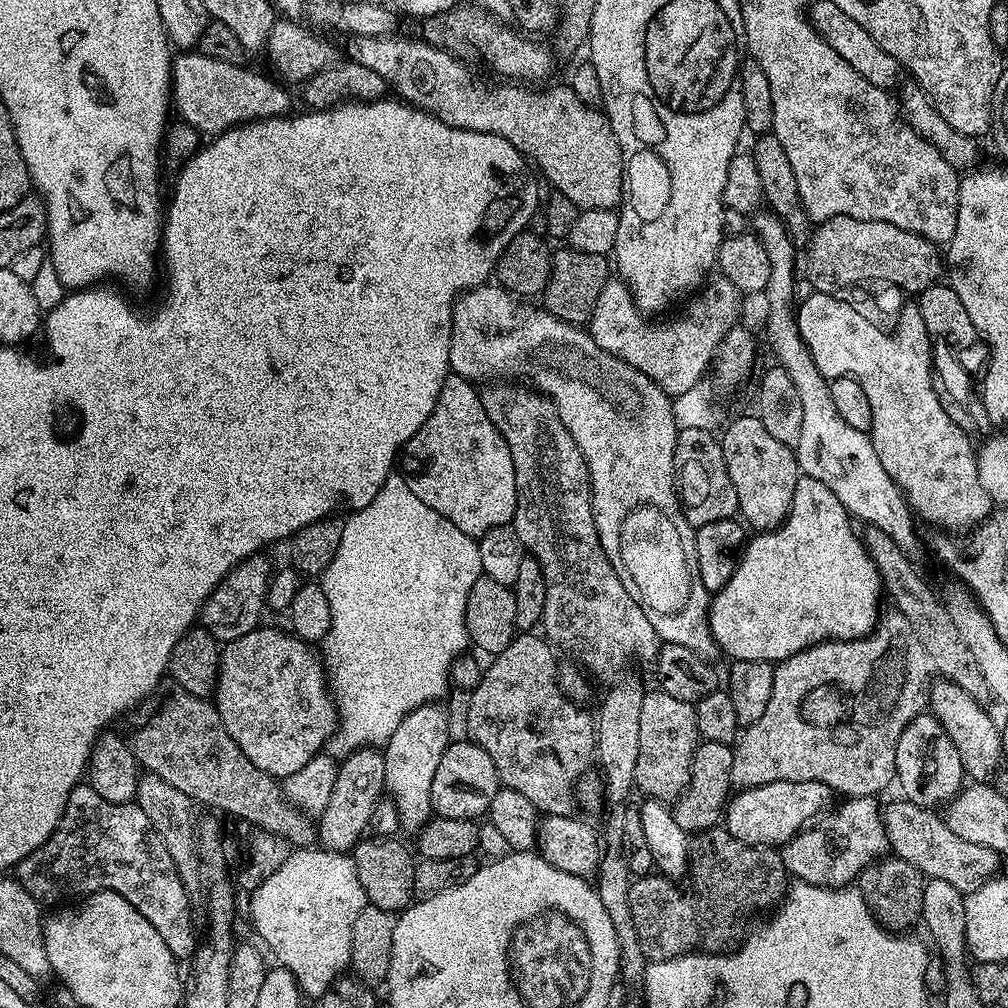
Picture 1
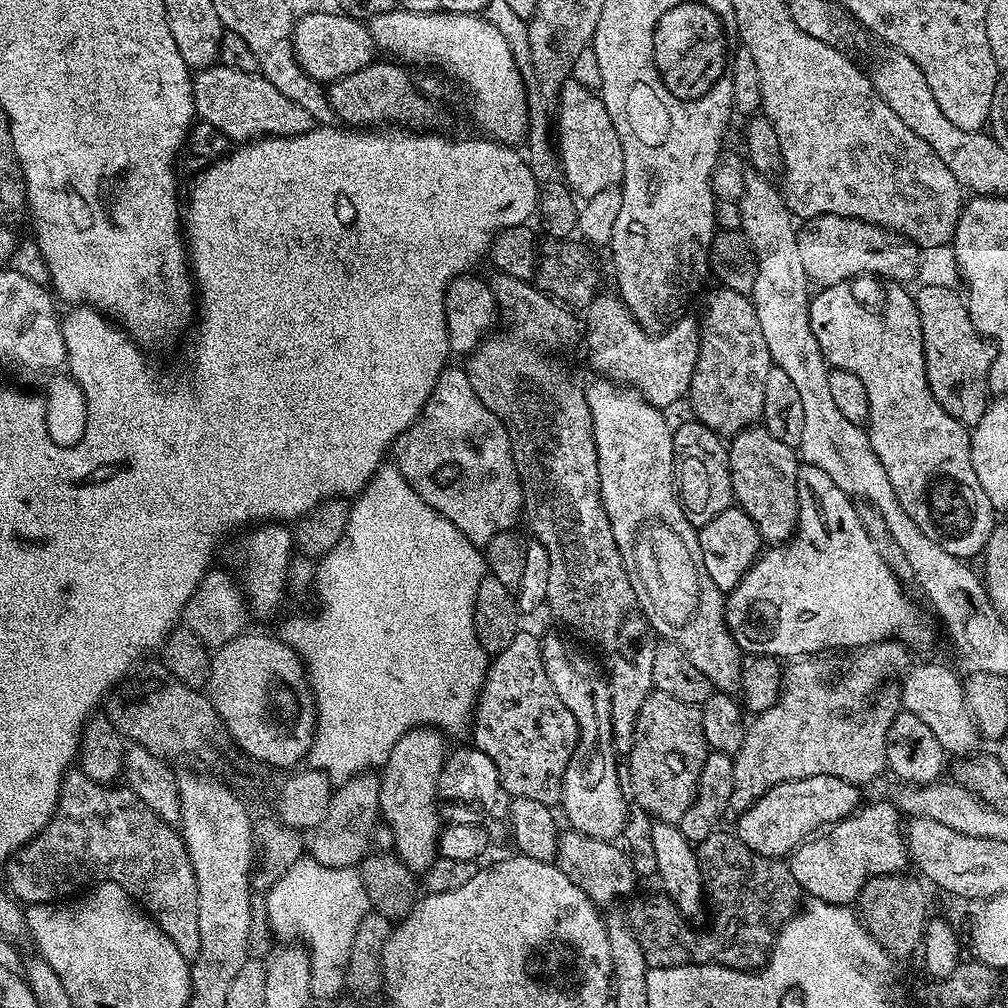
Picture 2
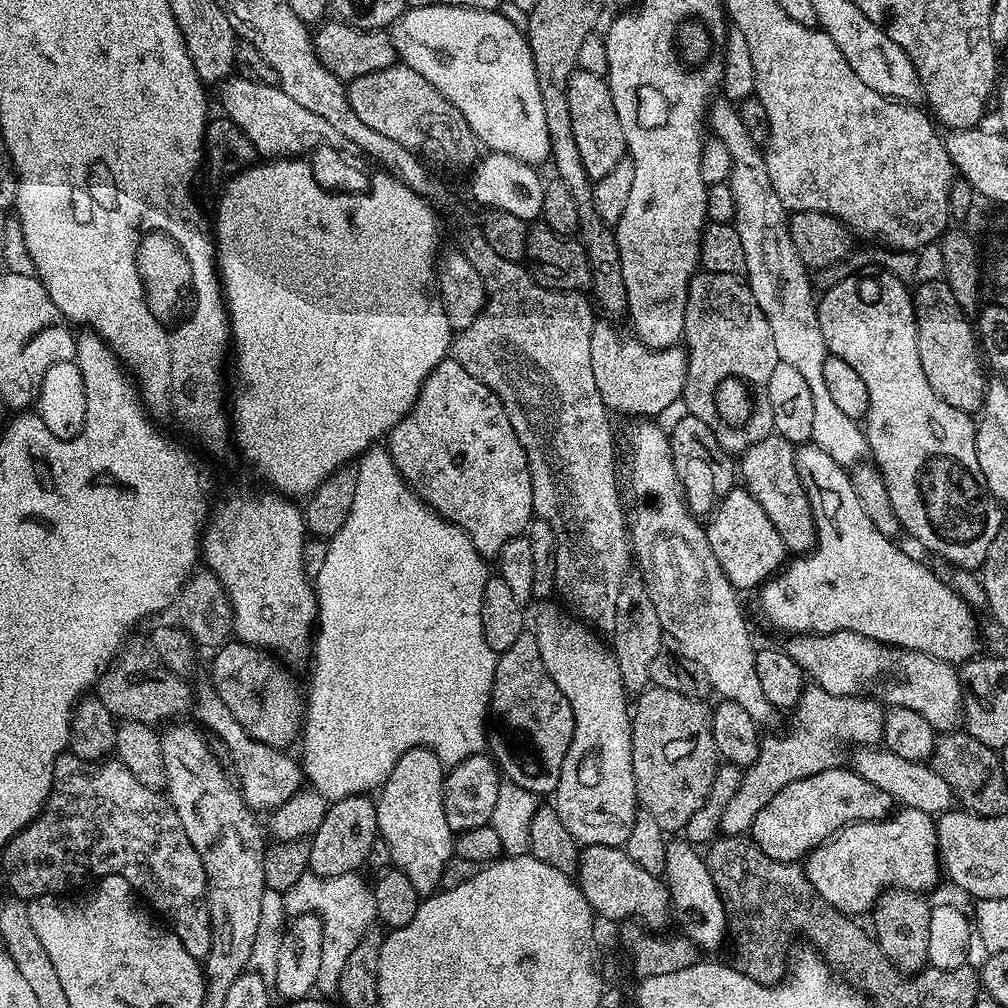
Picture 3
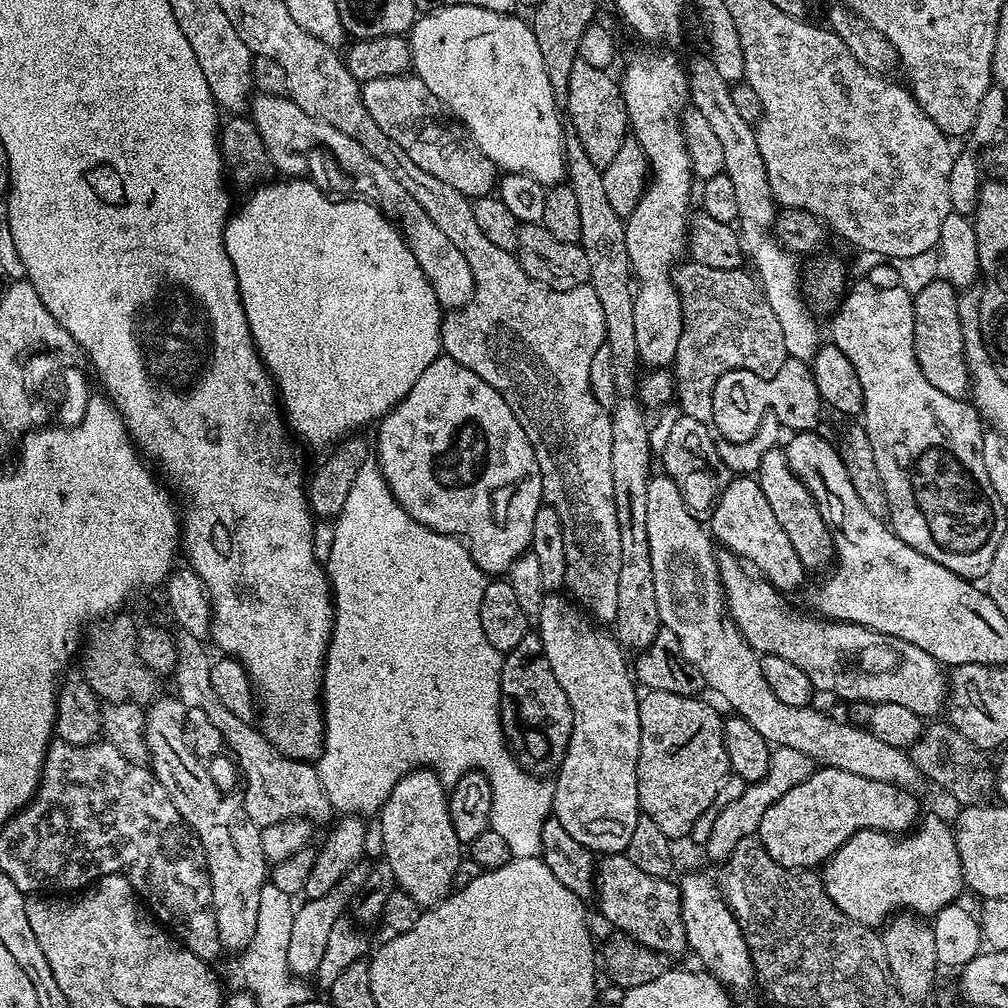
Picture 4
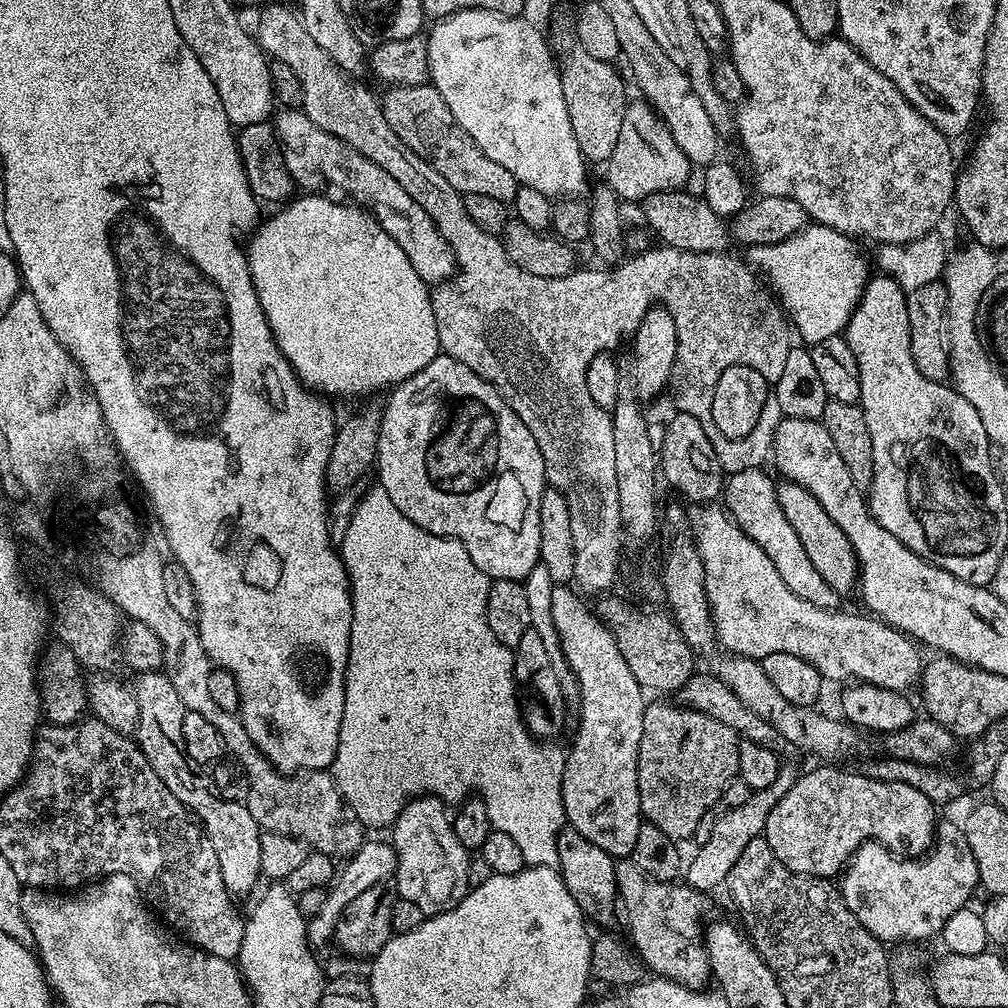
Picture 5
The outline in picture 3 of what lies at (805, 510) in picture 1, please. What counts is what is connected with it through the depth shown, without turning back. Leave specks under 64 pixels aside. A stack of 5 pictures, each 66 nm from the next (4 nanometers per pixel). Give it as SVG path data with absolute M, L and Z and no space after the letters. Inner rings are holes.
M811 442L796 448L798 478L806 490L812 517L816 520L816 545L812 551L797 555L779 572L759 585L760 612L783 634L825 636L835 632L862 634L880 644L905 648L945 660L959 666L977 655L980 640L968 617L969 605L947 583L944 584L924 564L907 556L889 537L874 530L874 522L862 510L858 494L854 494L851 475L826 450Z

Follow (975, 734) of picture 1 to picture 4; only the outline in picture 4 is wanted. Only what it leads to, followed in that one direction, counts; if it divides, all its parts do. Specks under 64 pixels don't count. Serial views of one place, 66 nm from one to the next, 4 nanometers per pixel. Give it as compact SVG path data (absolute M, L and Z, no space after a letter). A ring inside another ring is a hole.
M724 550L718 559L727 615L754 651L794 662L810 678L817 693L829 692L851 702L894 702L922 718L941 715L946 704L946 672L926 650L861 624L844 624L816 614L803 616L784 601L785 593L745 567L739 556Z

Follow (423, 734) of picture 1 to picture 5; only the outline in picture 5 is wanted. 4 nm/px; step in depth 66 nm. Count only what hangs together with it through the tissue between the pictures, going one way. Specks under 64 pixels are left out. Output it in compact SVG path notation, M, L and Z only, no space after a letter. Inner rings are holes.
M417 796L405 804L398 818L390 825L390 843L396 852L394 881L397 897L414 902L425 917L437 916L462 902L469 892L469 849L454 838L454 830L445 801L437 796Z

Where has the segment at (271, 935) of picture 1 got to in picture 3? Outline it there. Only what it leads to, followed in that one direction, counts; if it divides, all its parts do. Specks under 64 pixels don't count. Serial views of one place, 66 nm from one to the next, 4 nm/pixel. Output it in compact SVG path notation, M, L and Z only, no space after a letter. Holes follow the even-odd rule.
M307 872L284 894L285 911L289 915L315 914L323 923L321 969L316 988L324 996L339 991L342 969L351 951L377 921L377 903L374 902L372 887L360 877L359 873L351 873L322 879Z

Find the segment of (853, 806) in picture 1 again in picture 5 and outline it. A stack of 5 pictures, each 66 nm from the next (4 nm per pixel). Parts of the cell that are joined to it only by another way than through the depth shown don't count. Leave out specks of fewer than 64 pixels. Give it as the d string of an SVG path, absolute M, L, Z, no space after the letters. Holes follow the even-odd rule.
M941 819L936 826L936 838L932 841L931 849L922 856L905 858L884 848L876 840L868 840L862 845L852 859L848 861L838 880L840 896L846 902L850 914L870 930L882 942L888 940L904 940L900 942L920 942L939 937L950 914L958 914L969 903L968 900L975 894L980 884L977 863L974 862L974 852L966 842L966 834L959 823Z

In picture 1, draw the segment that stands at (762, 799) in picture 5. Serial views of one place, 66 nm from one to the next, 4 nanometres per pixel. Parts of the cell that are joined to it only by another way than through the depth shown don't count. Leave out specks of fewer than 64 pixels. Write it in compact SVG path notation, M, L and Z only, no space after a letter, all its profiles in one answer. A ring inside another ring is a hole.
M895 610L890 614L881 615L872 633L857 640L826 640L822 644L815 644L791 656L779 661L774 667L774 690L770 690L770 703L762 718L758 722L747 725L739 733L738 739L732 749L732 782L737 789L757 788L766 786L766 782L822 782L833 793L844 798L854 796L879 797L880 791L896 780L896 751L898 750L898 738L902 736L902 730L914 717L925 711L926 701L930 696L930 665L926 654L922 650L922 642L918 642L918 634L914 634L914 626L906 617Z

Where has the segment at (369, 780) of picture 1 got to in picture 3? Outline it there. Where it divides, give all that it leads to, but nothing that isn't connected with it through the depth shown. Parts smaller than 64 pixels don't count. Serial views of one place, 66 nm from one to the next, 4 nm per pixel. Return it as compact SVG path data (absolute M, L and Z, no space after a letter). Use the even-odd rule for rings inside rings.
M361 794L333 801L322 825L311 837L309 873L322 879L357 873L365 865L377 837L377 810L371 797Z

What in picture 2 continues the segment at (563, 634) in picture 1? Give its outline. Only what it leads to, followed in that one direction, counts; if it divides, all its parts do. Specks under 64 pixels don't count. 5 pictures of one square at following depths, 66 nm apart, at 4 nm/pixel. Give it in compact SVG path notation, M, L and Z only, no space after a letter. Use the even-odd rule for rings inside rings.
M496 274L491 277L490 283L492 293L496 299L496 307L498 309L499 319L504 320L504 332L497 331L495 334L489 335L481 340L479 346L467 357L466 371L470 378L470 386L474 386L474 390L478 394L478 398L484 405L489 408L508 427L508 435L512 437L512 457L516 463L516 469L520 475L520 485L524 488L524 506L522 509L523 523L528 523L527 531L539 541L540 544L546 546L546 552L550 554L550 579L546 585L546 608L552 611L562 623L568 628L573 628L578 635L584 640L589 640L592 644L608 644L619 637L620 627L623 626L626 617L629 615L630 609L634 604L632 587L630 586L630 578L626 574L626 566L622 554L618 550L618 542L614 542L614 534L610 530L610 522L608 515L604 510L604 504L600 501L600 475L598 474L598 454L596 453L596 443L592 437L592 406L586 392L580 388L575 388L568 381L568 376L564 373L564 364L560 360L555 360L548 353L548 347L551 344L560 344L567 338L568 332L568 315L569 309L565 307L561 301L551 297L547 292L540 291L535 283L519 280L518 278L510 278L503 274Z

